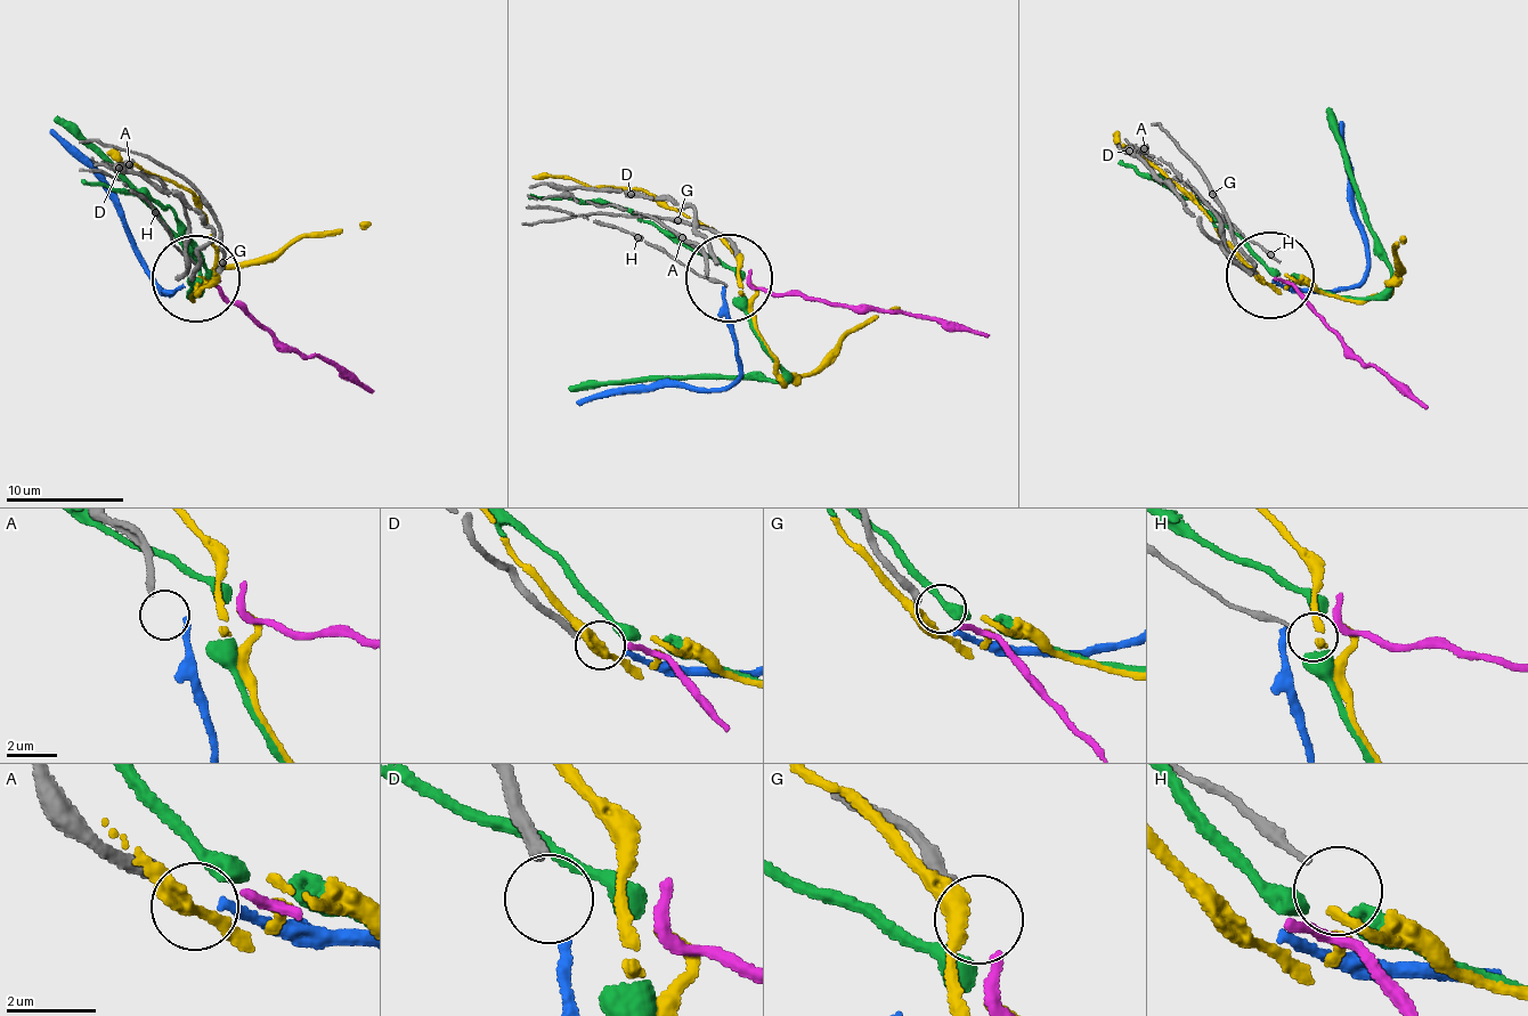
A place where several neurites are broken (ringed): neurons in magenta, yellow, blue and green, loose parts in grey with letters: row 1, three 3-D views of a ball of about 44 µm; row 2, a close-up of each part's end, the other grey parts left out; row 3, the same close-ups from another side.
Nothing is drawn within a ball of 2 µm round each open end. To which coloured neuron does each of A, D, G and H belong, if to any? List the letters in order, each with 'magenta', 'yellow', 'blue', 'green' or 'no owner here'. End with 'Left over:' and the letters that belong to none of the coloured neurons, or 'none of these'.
A: no owner here
D: blue
G: magenta
H: no owner here
Left over: A, H

